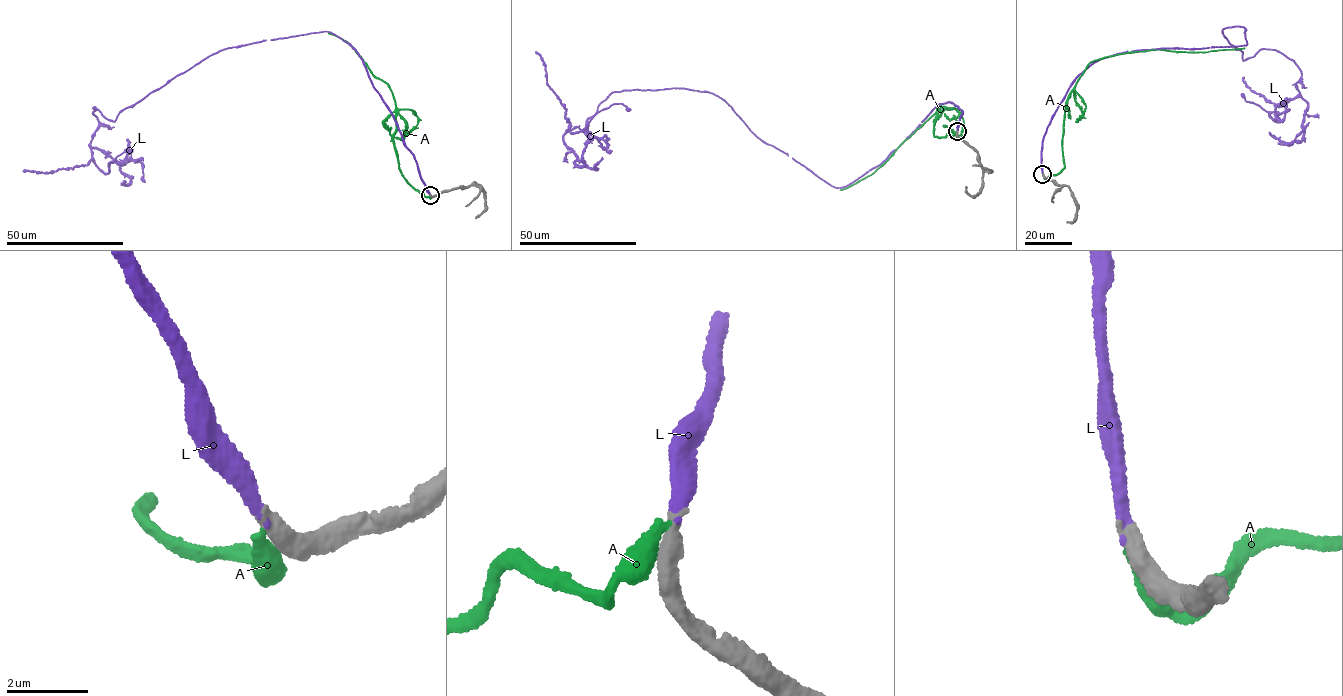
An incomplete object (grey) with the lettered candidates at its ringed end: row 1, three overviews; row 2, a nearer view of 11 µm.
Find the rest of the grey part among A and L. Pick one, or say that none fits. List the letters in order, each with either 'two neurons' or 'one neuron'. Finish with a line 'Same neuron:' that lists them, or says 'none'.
A: two neurons
L: one neuron
Same neuron: L

